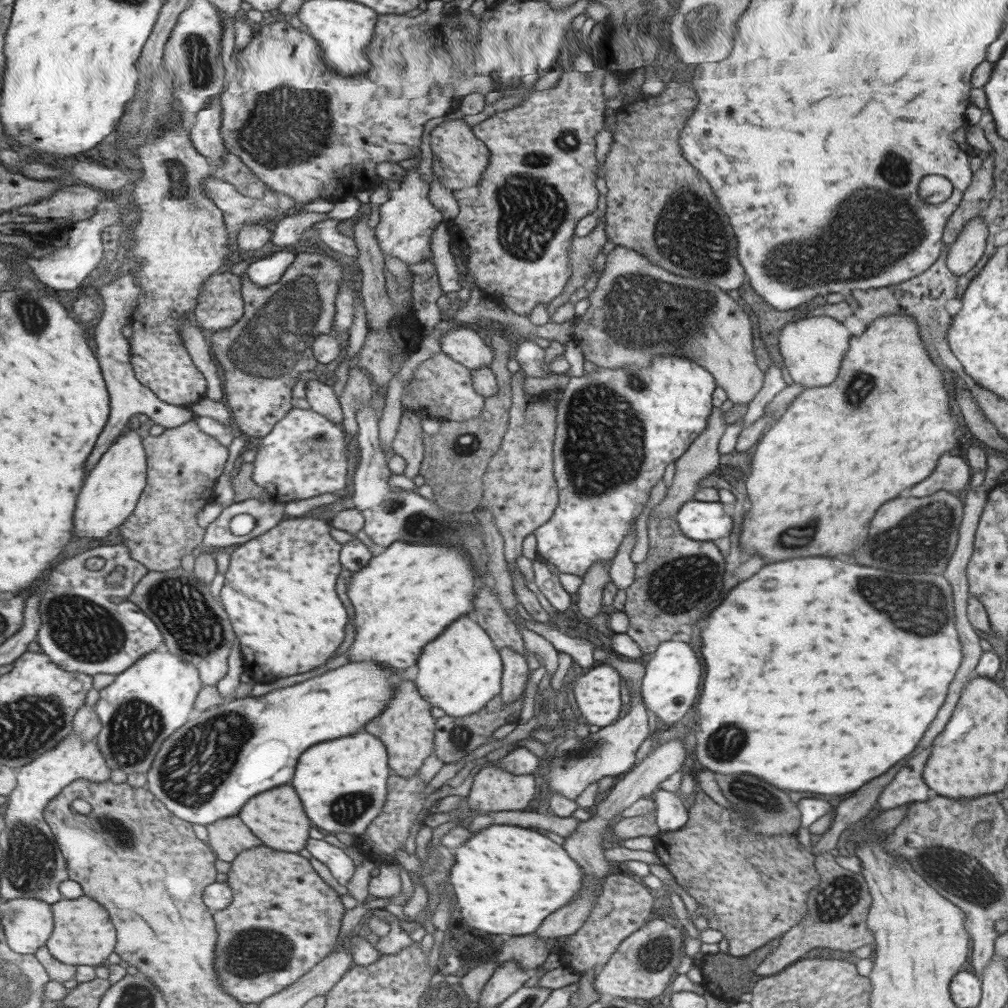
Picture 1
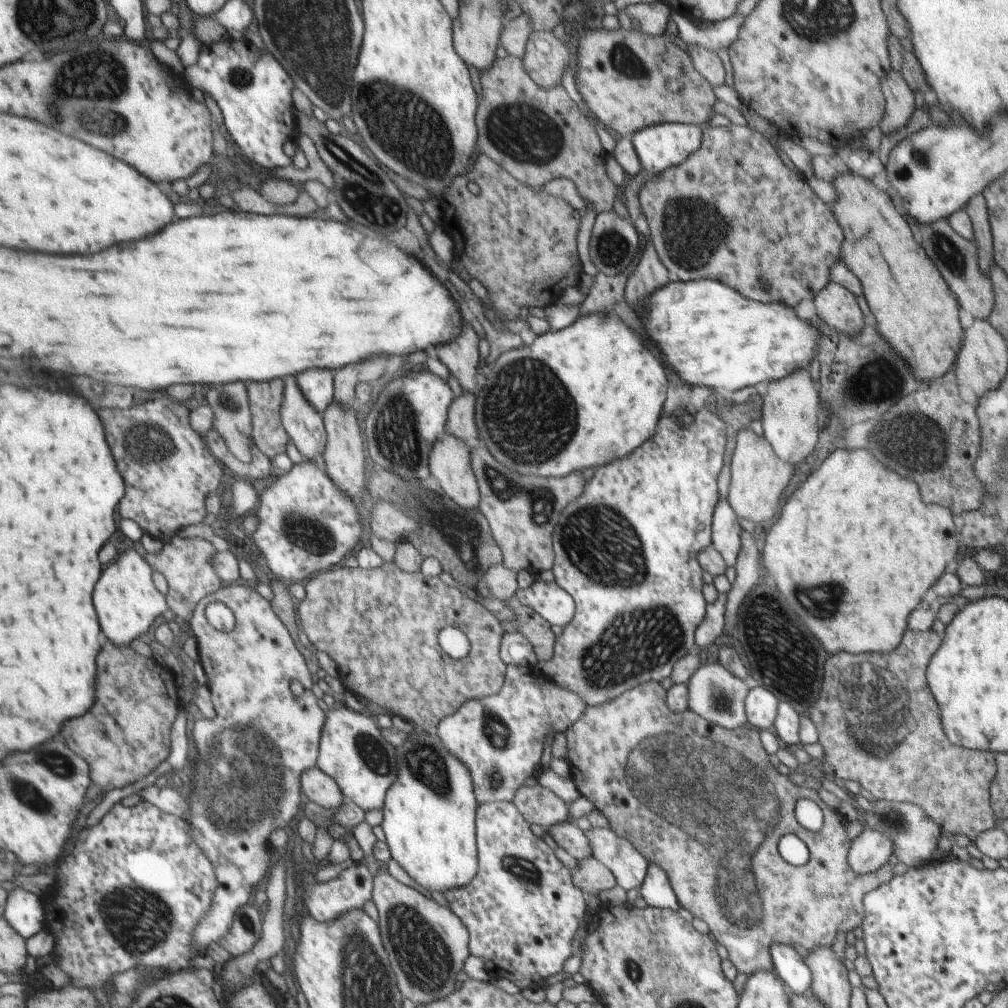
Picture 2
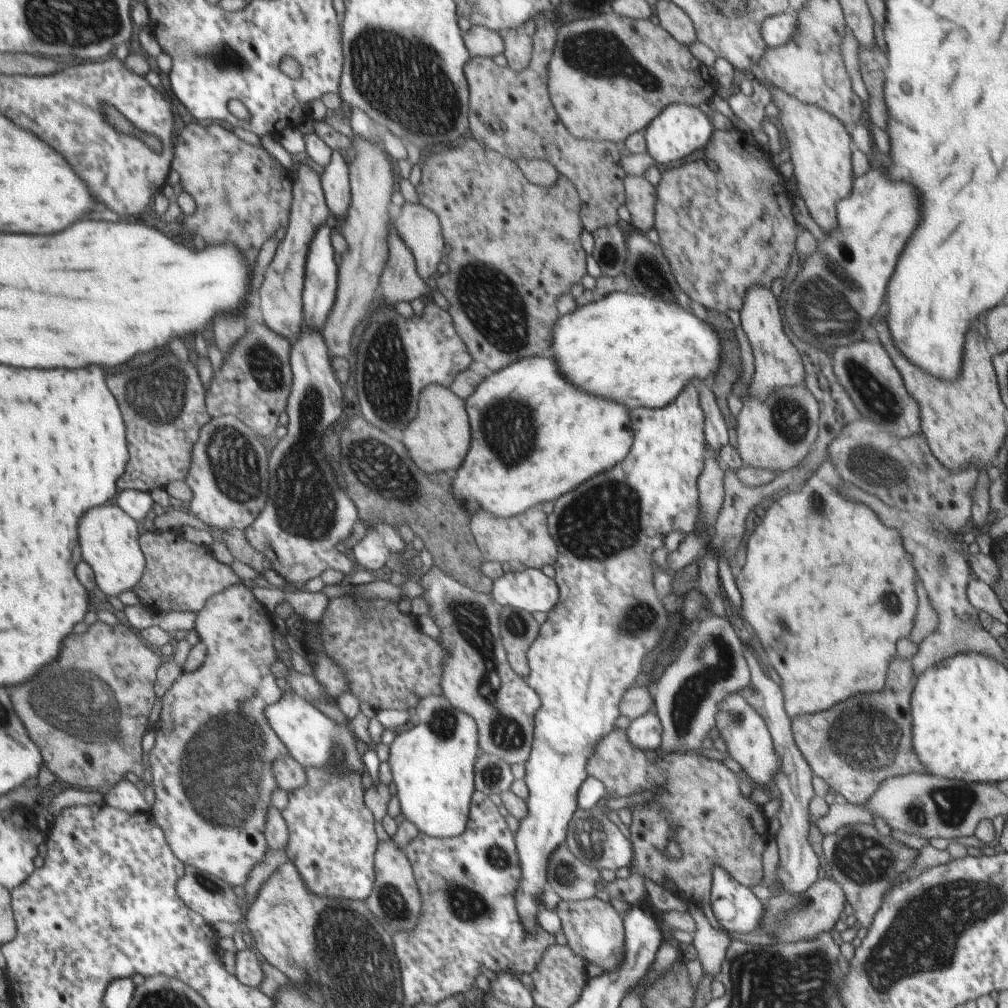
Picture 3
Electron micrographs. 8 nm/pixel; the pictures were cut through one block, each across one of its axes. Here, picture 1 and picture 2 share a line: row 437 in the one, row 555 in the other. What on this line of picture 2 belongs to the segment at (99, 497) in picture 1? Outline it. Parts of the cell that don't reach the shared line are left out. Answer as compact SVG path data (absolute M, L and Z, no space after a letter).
M132 547L123 551L119 559L107 567L105 576L101 576L101 584L97 584L95 592L95 604L107 638L113 640L113 644L129 646L147 634L155 620L161 614L167 614L165 610L170 610L170 606L167 606L168 598L155 588L153 568L143 560L143 556Z

